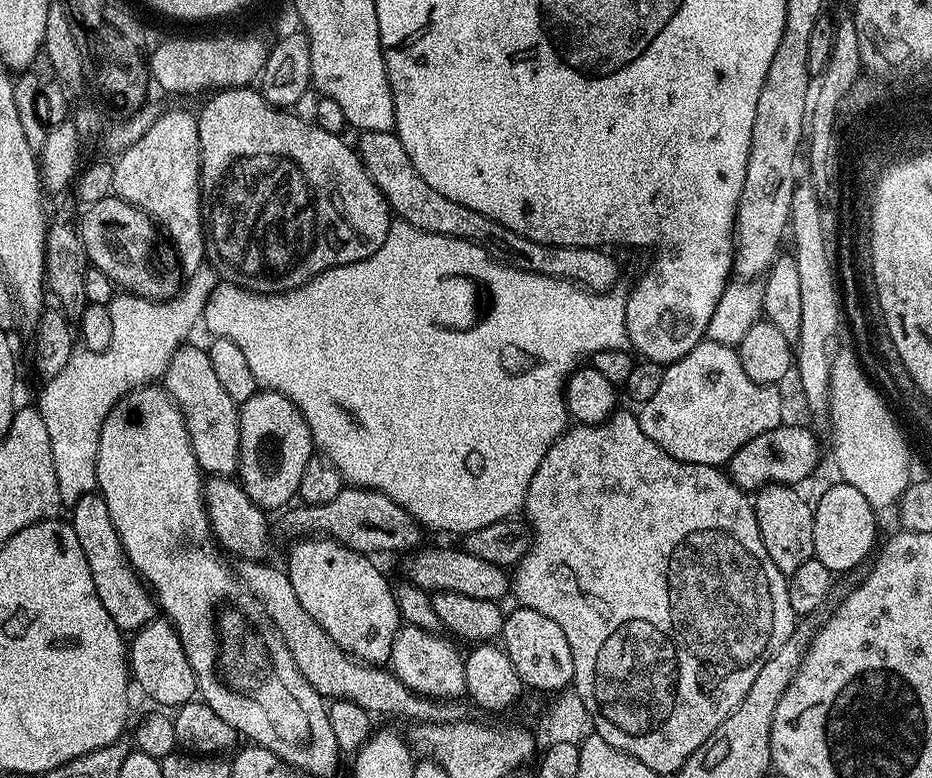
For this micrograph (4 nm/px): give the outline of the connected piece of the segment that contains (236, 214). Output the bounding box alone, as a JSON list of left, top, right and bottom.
[198,86,390,292]

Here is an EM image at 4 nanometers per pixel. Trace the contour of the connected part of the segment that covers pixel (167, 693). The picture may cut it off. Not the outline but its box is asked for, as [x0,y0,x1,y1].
[127,618,197,710]

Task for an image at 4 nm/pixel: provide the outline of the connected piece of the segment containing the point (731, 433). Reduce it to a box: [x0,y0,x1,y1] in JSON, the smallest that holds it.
[638,338,785,466]

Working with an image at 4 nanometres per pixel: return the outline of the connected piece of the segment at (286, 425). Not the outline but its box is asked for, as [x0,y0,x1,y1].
[236,390,314,510]

